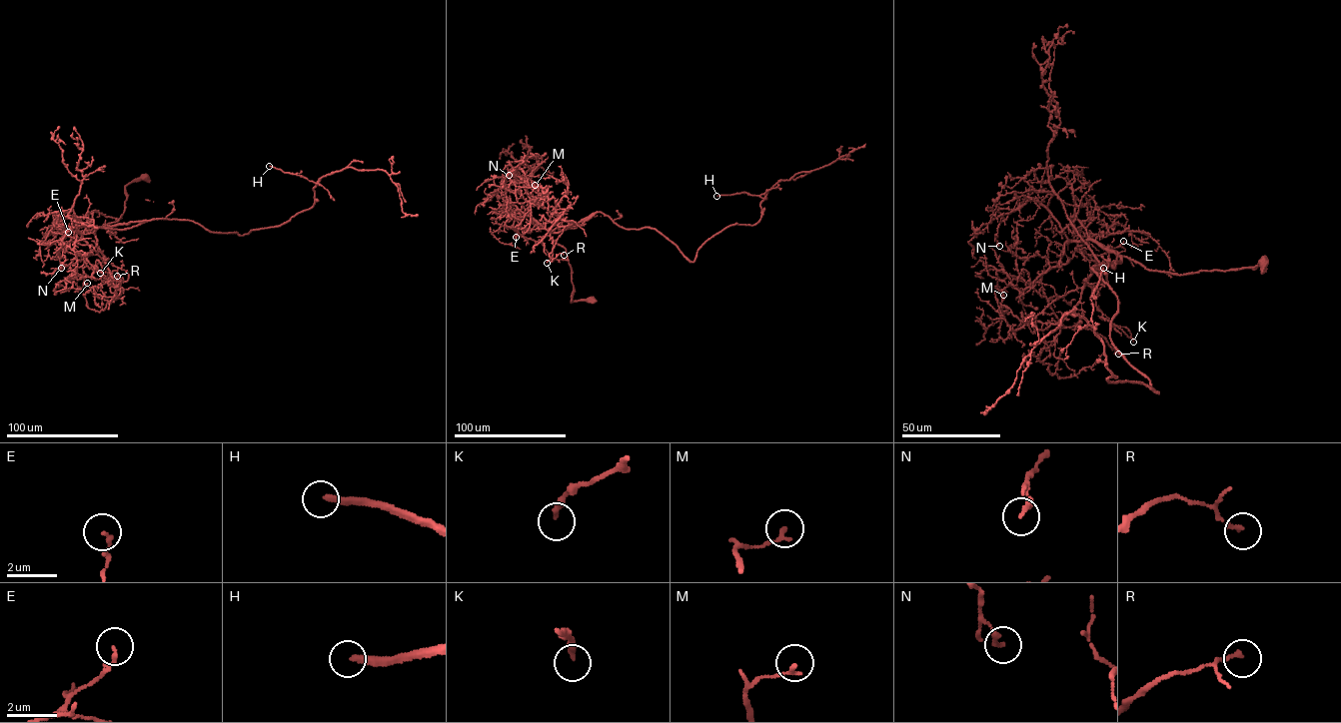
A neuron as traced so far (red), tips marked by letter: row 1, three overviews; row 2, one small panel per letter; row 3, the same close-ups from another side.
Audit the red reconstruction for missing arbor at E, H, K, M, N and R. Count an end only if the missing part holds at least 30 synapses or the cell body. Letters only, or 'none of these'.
H

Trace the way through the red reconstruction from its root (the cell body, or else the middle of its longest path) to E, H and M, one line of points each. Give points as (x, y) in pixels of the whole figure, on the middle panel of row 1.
E: (592, 299), (572, 302), (566, 250), (548, 231), (528, 216), (511, 214), (505, 224), (518, 231), (516, 237)
H: (592, 299), (572, 302), (551, 233), (601, 212), (692, 262), (760, 217), (759, 196), (716, 196)
M: (592, 299), (572, 302), (566, 250), (530, 216), (529, 207), (538, 205), (518, 202), (516, 190), (535, 185)

